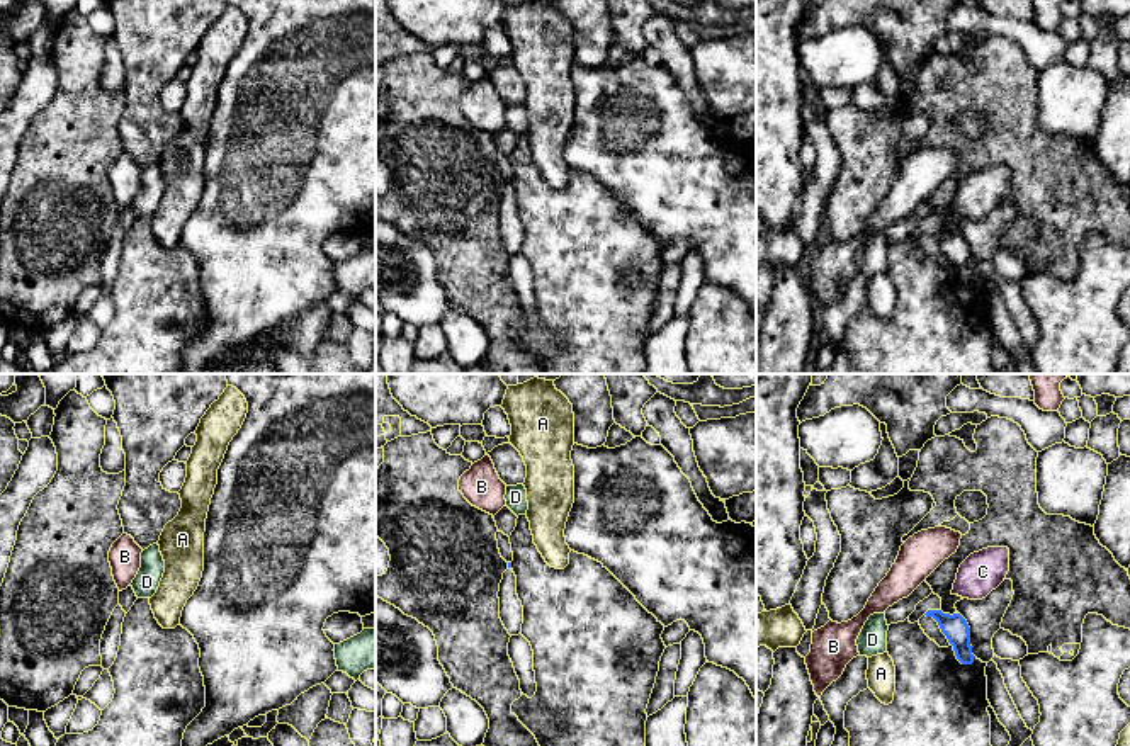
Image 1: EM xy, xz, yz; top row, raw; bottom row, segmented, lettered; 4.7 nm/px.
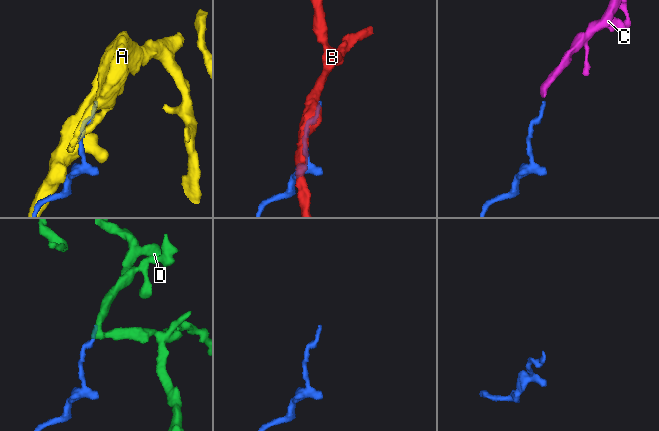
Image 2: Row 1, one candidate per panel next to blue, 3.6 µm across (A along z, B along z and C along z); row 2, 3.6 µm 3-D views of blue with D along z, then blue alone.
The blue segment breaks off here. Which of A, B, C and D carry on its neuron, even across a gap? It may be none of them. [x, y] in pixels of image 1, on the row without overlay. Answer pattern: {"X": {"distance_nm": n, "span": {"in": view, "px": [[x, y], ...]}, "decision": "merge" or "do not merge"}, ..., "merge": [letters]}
{"A": {"distance_nm": 260, "span": {"in": "yz", "px": [[925, 233], [887, 272]]}, "decision": "do not merge"}, "B": {"distance_nm": 120, "span": {"in": "yz", "px": [[928, 230], [911, 211]]}, "decision": "do not merge"}, "C": {"distance_nm": 80, "span": {"in": "yz", "px": [[959, 233], [962, 216]]}, "decision": "merge"}, "D": {"distance_nm": 180, "span": {"in": "yz", "px": [[925, 233], [887, 245]]}, "decision": "do not merge"}, "merge": ["C"]}

